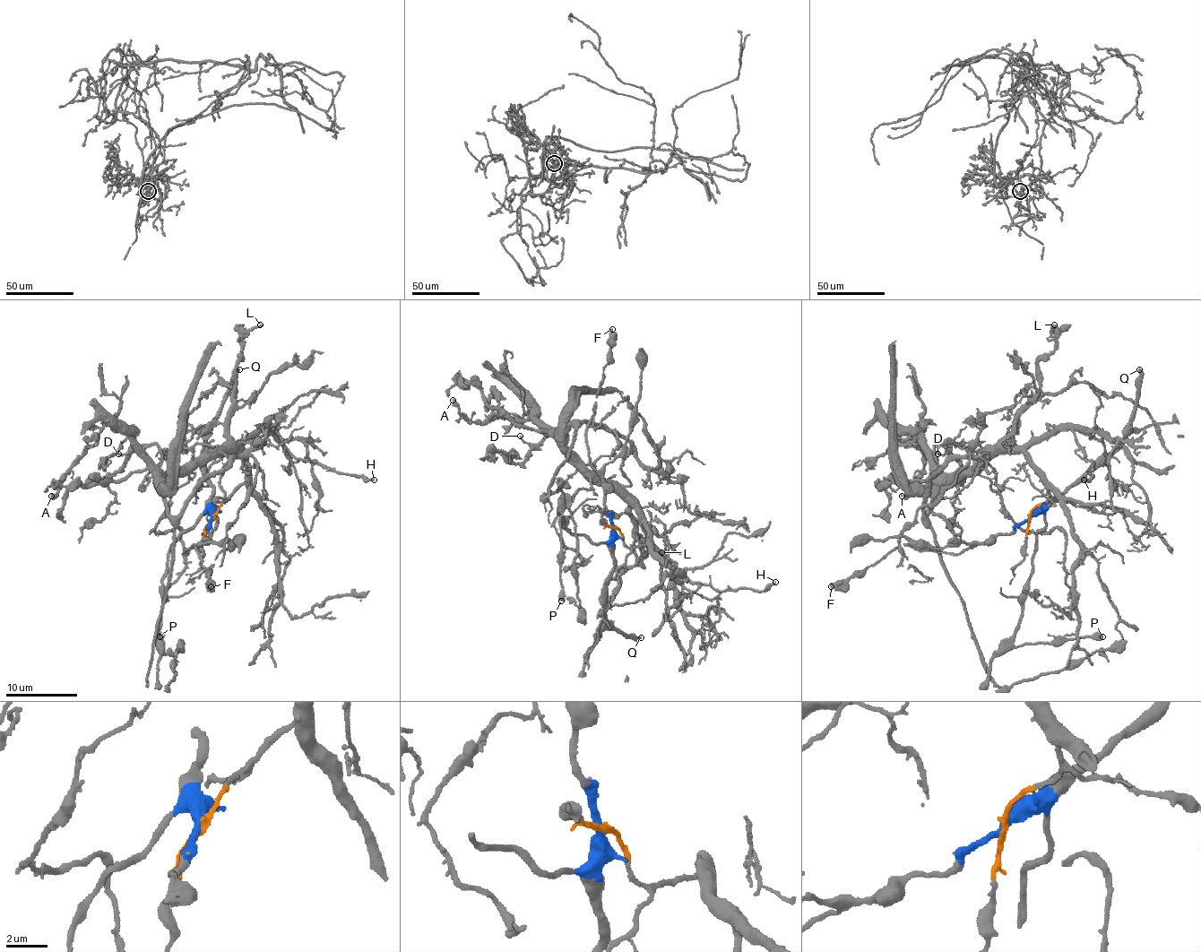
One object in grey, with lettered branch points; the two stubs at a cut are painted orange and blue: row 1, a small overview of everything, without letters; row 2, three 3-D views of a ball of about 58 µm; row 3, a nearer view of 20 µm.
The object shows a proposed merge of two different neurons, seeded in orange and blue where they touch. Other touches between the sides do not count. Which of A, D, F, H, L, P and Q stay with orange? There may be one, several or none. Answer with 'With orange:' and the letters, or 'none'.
With orange: A, D, H, L

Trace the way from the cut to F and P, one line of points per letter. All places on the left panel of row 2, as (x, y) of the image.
F: (212, 517), (203, 539), (187, 553), (184, 551), (194, 544), (211, 587)
P: (212, 517), (207, 512), (182, 533), (168, 555), (168, 573), (163, 580), (163, 608), (159, 636)

